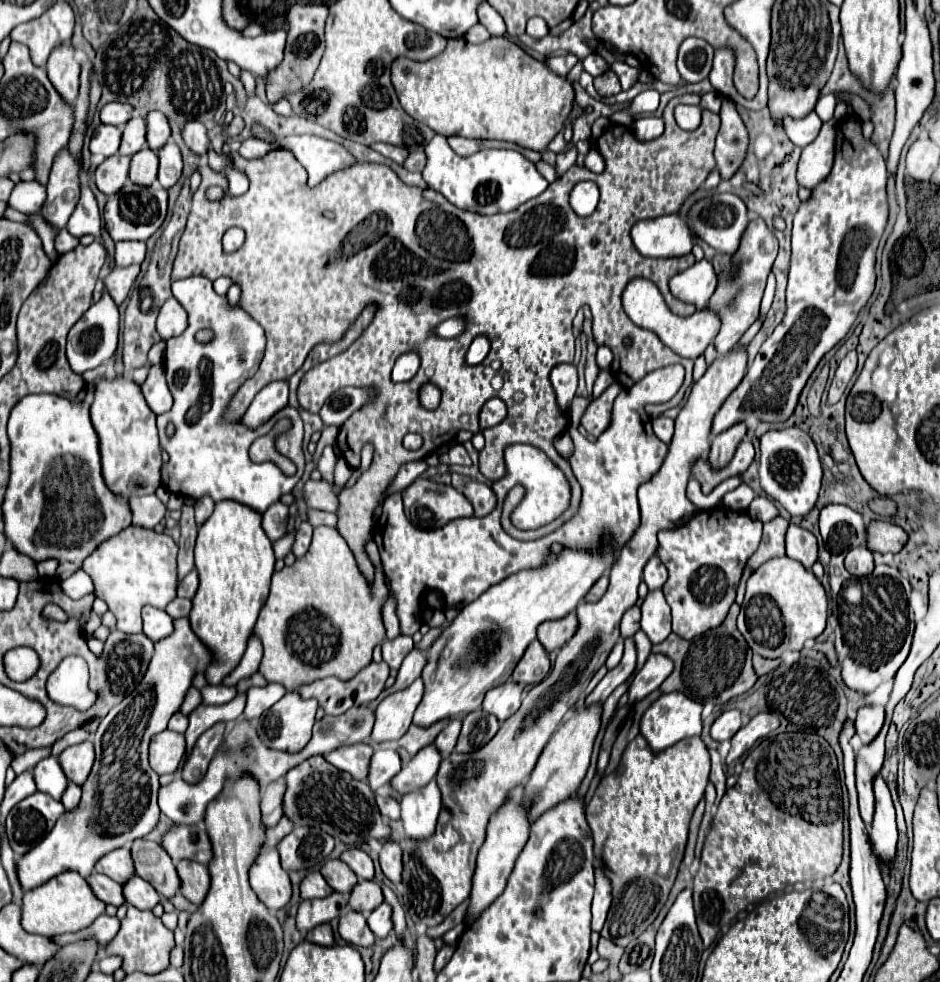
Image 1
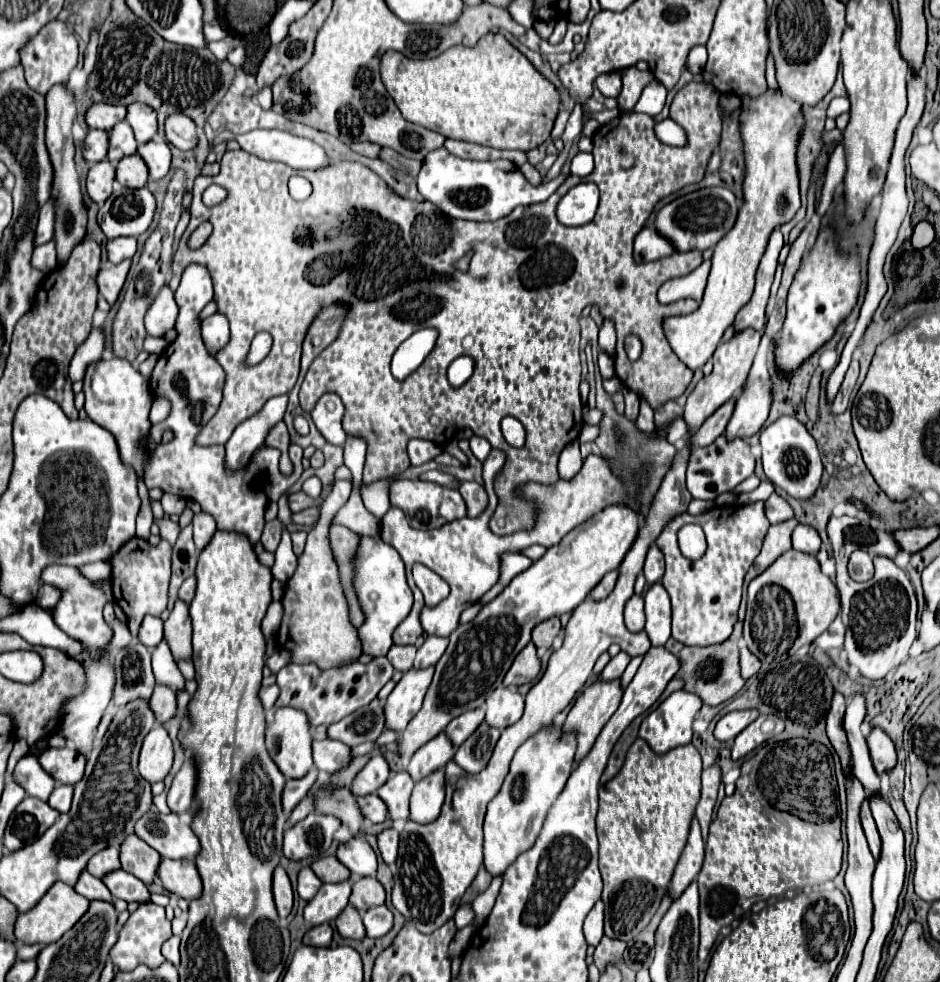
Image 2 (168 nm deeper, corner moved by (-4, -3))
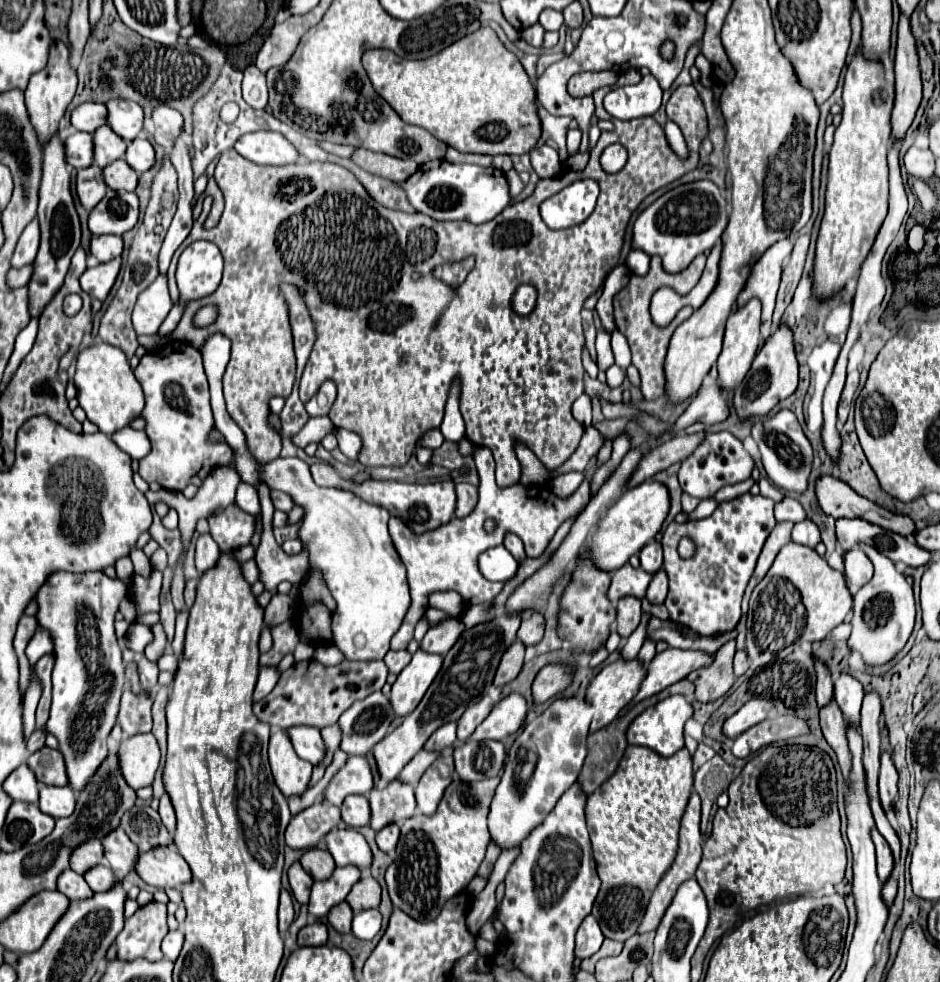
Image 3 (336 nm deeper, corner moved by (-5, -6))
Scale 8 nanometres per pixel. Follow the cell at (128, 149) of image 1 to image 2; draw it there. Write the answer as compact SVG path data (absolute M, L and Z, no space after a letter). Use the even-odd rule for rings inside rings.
M120 121L116 123L116 127L112 127L112 131L108 133L108 161L110 163L118 163L122 157L126 155L134 155L136 153L136 139L134 139L134 133L132 133L132 127L128 127L126 121Z

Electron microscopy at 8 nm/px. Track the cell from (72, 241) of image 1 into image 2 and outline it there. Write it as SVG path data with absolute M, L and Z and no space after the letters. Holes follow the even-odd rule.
M46 243L46 245L40 245L34 249L34 255L32 255L32 267L36 267L38 271L46 271L50 273L52 271L52 265L56 265L56 251L54 251L54 243Z

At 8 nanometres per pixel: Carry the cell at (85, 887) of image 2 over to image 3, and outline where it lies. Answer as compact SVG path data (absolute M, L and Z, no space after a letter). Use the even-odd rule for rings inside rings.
M65 870L65 874L57 880L57 890L71 900L85 900L95 894L93 890L89 890L89 884L85 882L85 878L73 870Z

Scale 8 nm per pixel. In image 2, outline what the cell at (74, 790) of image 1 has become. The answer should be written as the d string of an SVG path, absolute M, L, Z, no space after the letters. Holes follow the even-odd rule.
M56 785L50 799L48 799L48 805L60 813L68 813L70 803L72 803L72 787L70 785Z

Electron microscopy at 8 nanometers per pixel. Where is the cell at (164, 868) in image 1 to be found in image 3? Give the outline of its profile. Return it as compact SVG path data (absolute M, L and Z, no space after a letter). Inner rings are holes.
M117 828L117 830L113 830L113 834L105 836L103 838L103 846L105 846L107 864L119 876L127 876L129 872L135 870L135 864L137 864L137 858L139 858L139 850L121 828Z

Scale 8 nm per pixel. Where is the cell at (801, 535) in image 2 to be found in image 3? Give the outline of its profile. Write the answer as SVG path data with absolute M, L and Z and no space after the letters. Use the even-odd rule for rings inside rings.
M811 520L797 522L795 528L793 528L793 536L791 536L791 540L797 542L797 544L815 548L815 546L821 542L821 538L819 538L819 528L817 528Z

